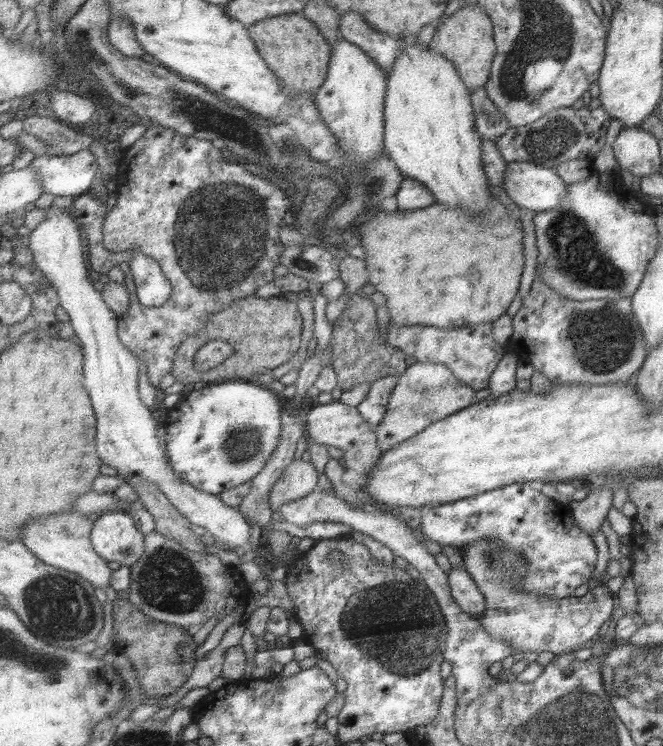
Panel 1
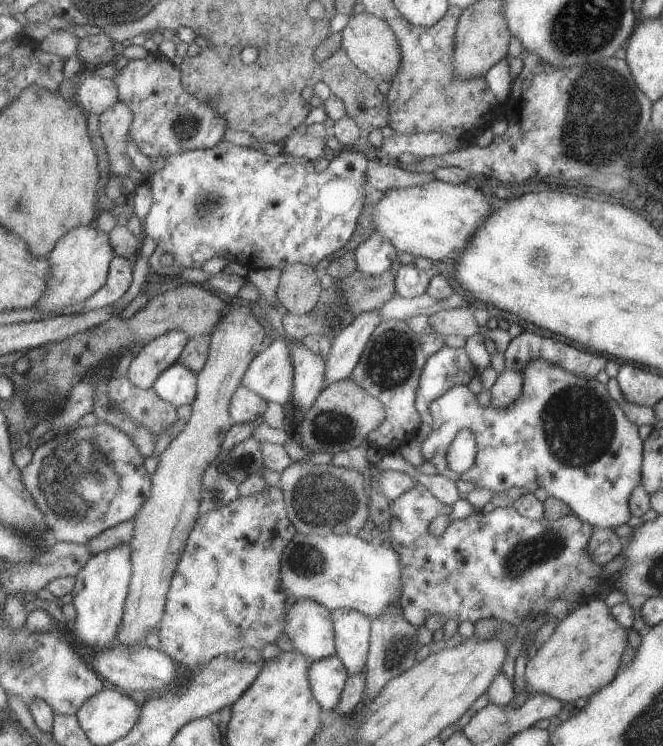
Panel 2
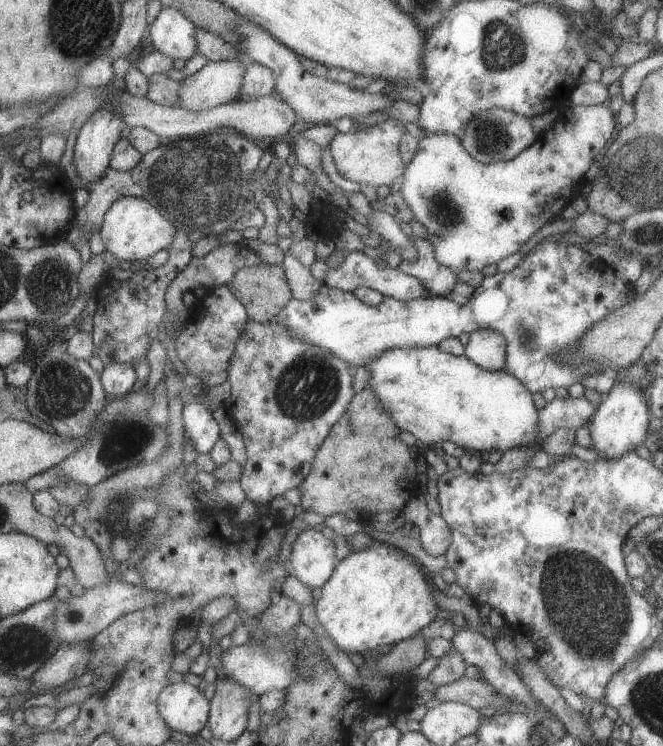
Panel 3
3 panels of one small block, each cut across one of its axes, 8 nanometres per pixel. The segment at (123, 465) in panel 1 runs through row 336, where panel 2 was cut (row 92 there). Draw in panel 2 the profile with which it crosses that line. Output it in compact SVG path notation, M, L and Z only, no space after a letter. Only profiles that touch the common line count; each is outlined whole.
M87 75L75 93L75 100L85 112L97 116L120 101L117 83L101 75Z

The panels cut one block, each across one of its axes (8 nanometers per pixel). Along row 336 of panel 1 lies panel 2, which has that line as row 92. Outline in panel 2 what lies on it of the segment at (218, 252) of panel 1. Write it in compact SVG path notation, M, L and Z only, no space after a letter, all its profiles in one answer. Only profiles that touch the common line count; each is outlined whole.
M151 53L146 59L128 59L128 63L113 79L120 90L120 100L134 114L130 138L149 158L168 159L180 152L210 149L217 146L228 128L228 120L208 103L201 102L183 84L180 67L163 54Z

